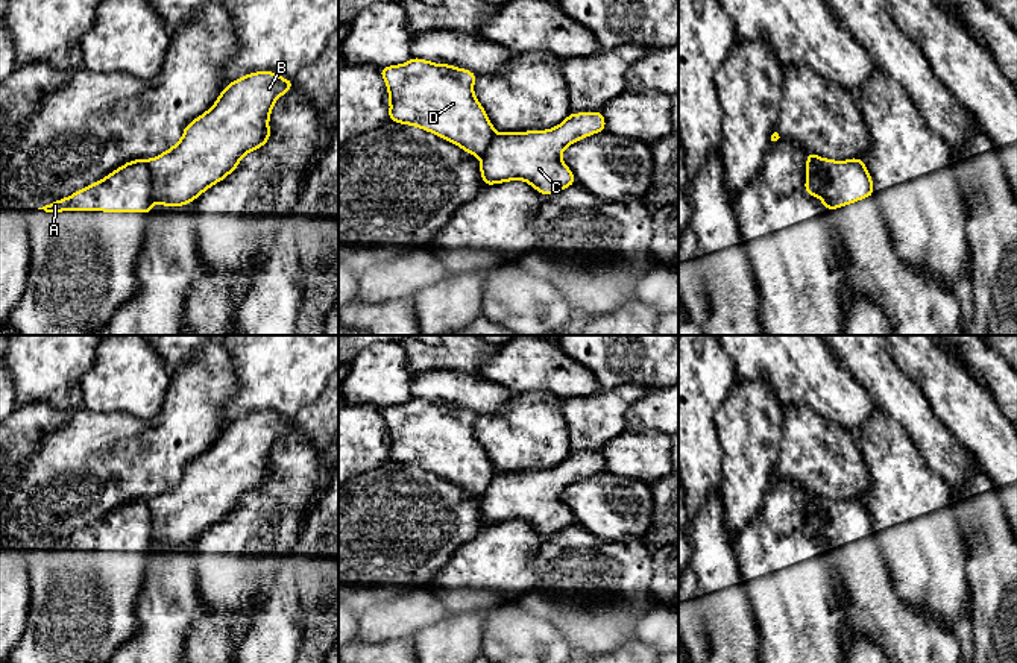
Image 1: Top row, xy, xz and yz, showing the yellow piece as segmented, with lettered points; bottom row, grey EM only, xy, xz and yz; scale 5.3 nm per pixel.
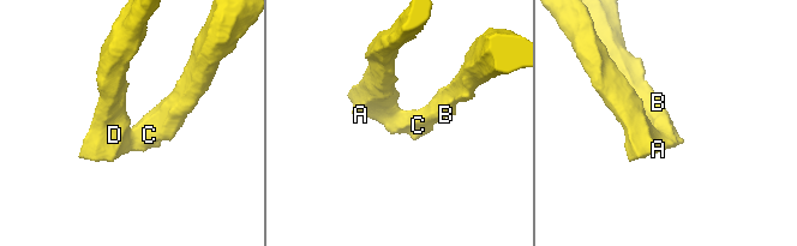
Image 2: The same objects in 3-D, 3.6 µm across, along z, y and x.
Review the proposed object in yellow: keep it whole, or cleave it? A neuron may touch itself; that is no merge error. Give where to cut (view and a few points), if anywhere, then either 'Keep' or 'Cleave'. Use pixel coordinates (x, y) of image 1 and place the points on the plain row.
Split along yz (820, 498), (828, 521), (828, 545), (831, 548). Cleave

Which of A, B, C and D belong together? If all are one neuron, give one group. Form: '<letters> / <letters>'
A D / B C

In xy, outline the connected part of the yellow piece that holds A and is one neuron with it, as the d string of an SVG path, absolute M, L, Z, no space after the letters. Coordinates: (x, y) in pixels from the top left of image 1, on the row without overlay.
M134 499L123 507L115 508L105 519L85 526L70 537L64 537L58 542L47 543L43 548L49 554L61 551L105 551L105 552L144 552L152 551L152 514L147 505L147 499Z

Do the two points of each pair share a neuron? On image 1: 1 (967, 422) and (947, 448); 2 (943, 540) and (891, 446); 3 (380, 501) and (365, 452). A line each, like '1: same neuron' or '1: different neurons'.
1: different neurons
2: same neuron
3: different neurons

